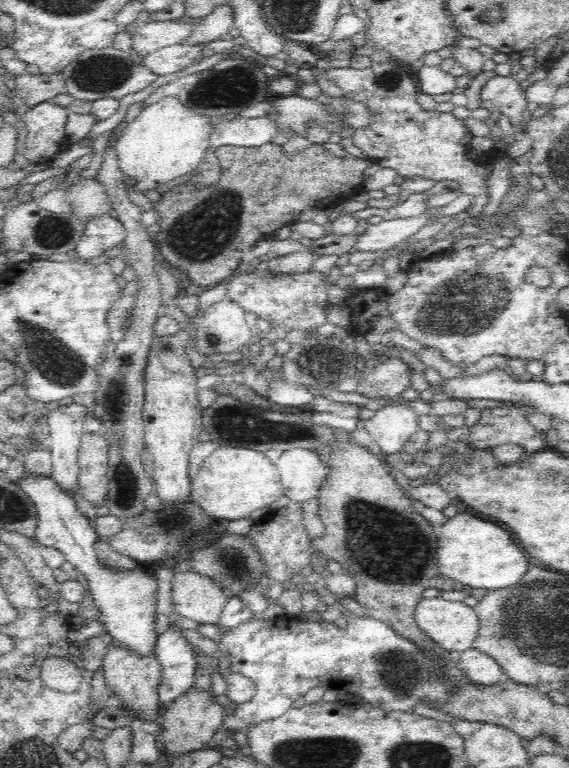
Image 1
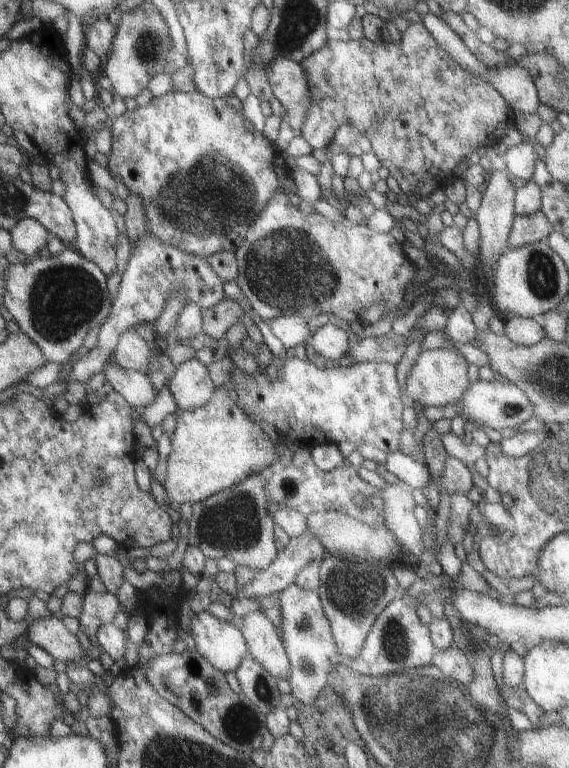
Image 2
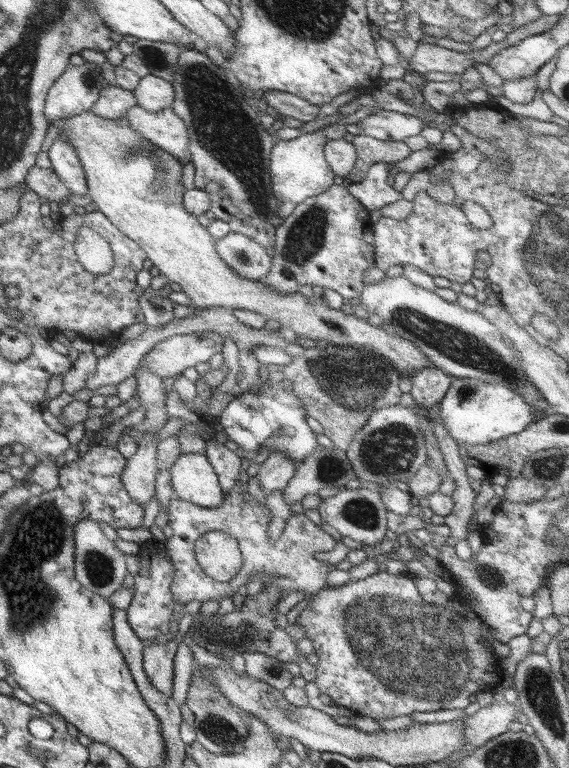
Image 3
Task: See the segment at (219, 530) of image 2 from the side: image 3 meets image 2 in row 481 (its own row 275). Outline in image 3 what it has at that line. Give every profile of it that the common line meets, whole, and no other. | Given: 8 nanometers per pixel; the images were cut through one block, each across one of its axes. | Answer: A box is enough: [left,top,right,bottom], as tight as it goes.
[215,232,271,282]

